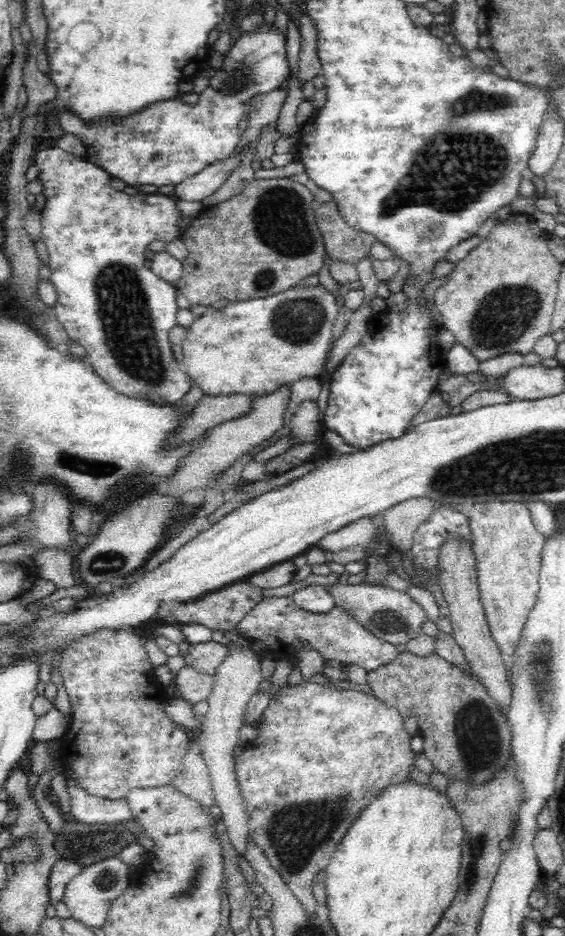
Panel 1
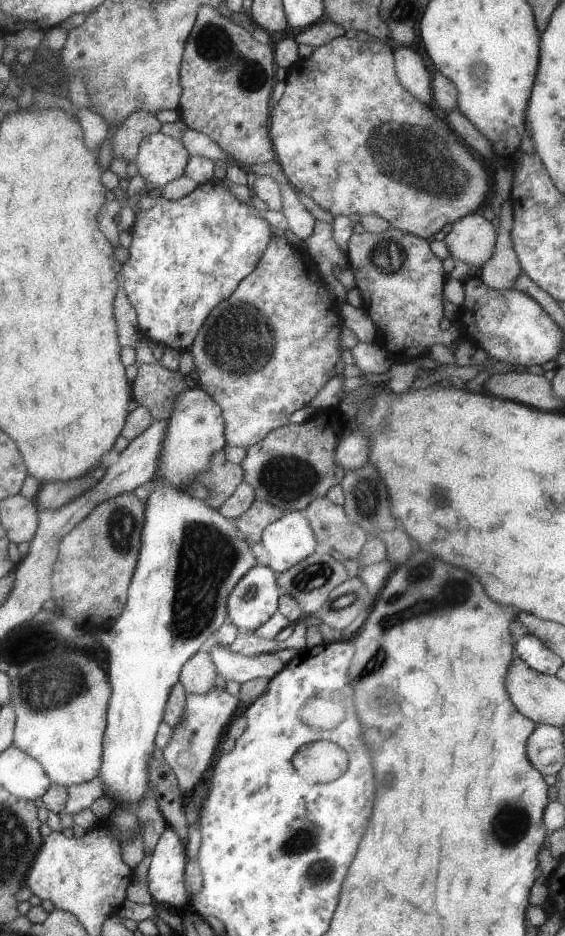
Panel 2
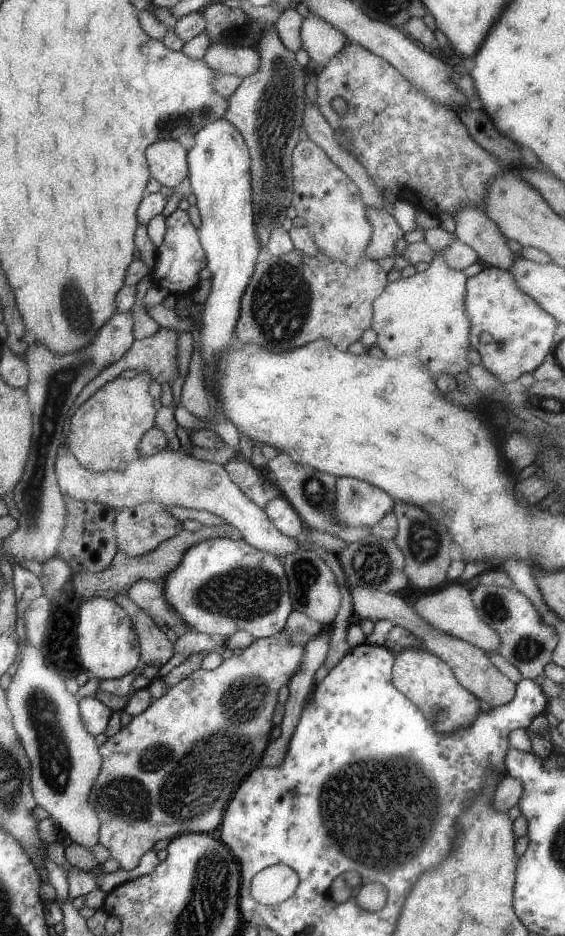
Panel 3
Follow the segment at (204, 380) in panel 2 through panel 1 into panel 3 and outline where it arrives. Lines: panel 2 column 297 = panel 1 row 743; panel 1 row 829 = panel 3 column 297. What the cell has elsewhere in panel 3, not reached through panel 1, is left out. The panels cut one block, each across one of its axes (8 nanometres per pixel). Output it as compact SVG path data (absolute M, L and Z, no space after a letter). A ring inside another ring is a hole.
M294 248L283 256L274 256L255 263L254 272L251 273L250 282L241 298L241 313L238 324L235 325L235 338L240 346L257 344L267 346L271 350L287 352L309 344L317 338L329 339L341 351L346 351L349 344L358 341L362 333L371 326L373 318L372 302L383 292L387 280L386 272L381 269L377 261L366 259L357 266L347 266L329 258L327 254L318 250L315 256L307 256Z

